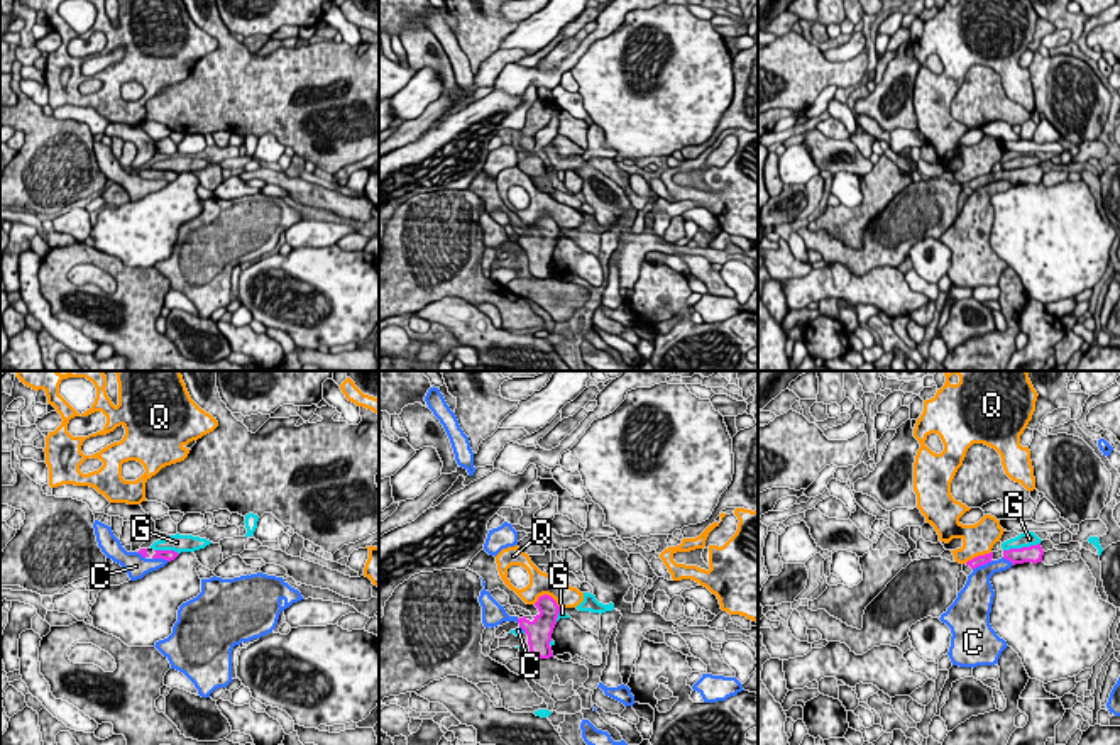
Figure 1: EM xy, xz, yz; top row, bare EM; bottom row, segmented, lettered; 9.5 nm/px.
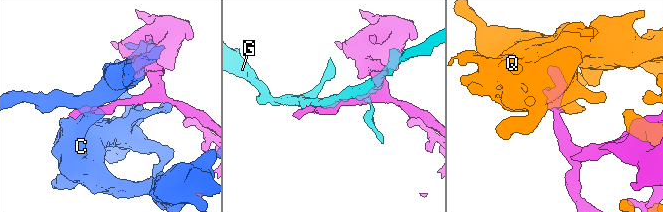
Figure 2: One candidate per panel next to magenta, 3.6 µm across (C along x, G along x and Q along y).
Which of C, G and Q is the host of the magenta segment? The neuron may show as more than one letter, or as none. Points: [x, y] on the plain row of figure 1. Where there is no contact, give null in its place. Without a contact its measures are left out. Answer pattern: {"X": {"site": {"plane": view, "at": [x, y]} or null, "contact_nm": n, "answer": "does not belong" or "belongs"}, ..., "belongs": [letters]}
{"C": {"site": {"plane": "yz", "at": [982, 185]}, "contact_nm": 200, "answer": "does not belong"}, "G": {"site": {"plane": "yz", "at": [1022, 168]}, "contact_nm": 360, "answer": "does not belong"}, "Q": {"site": {"plane": "xz", "at": [547, 215]}, "contact_nm": 300, "answer": "does not belong"}, "belongs": []}

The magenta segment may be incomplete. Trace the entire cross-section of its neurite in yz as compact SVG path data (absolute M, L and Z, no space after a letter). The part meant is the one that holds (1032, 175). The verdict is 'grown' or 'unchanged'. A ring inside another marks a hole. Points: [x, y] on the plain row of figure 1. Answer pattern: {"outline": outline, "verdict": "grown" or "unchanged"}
{"outline": "M1037 164L1037 166L1030 166L1030 168L998 171L998 173L978 176L978 178L968 181L966 186L969 186L971 190L976 190L980 186L985 186L991 181L998 181L1002 178L1010 181L1013 186L1024 185L1024 183L1037 185L1037 183L1042 183L1042 176L1044 176L1044 171L1042 171L1040 164Z", "verdict": "grown"}

